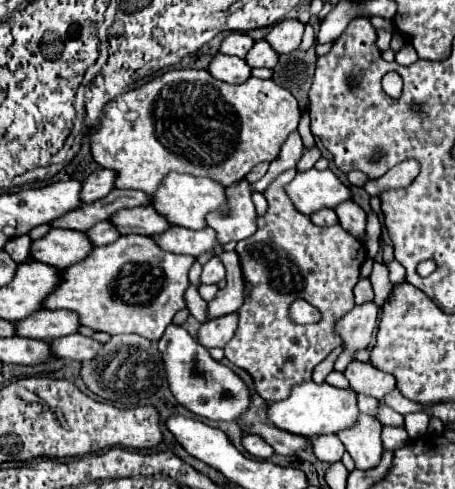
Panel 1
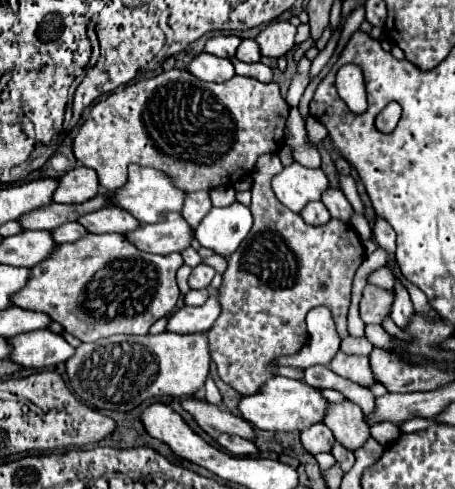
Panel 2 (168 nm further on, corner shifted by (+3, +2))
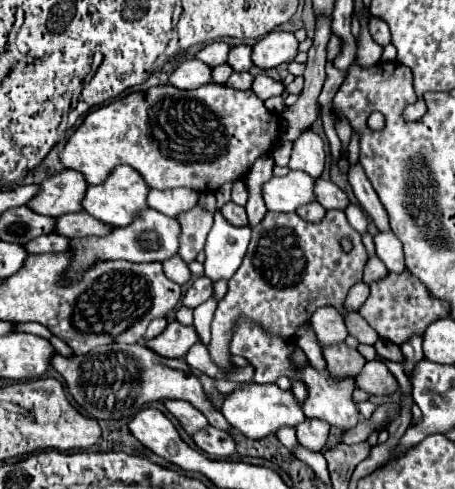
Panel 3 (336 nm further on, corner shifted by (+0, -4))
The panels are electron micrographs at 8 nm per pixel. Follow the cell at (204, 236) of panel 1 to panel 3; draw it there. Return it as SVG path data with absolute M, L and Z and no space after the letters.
M155 209L145 211L137 223L131 223L129 227L119 227L113 233L101 237L101 239L71 239L71 249L75 249L75 261L65 275L65 281L75 281L83 275L83 271L95 263L97 259L125 259L133 263L141 261L167 261L179 251L179 235L181 225L175 217L167 217Z

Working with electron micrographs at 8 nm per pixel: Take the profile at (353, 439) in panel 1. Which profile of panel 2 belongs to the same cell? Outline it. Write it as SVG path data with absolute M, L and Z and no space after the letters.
M350 401L342 403L328 403L330 409L326 409L324 425L330 427L336 441L346 445L346 449L356 451L364 445L364 441L370 437L370 427L364 421L364 413L358 405Z

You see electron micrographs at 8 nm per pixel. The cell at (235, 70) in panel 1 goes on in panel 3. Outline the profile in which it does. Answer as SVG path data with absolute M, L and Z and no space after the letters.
M199 59L183 61L169 77L169 83L179 89L197 89L213 81L213 69Z

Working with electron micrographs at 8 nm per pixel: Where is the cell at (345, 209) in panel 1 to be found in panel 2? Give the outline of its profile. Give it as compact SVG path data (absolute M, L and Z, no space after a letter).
M326 189L326 193L322 193L322 203L326 205L326 209L330 211L332 217L348 223L350 215L352 215L352 205L348 203L348 199L344 197L344 193L340 189Z

